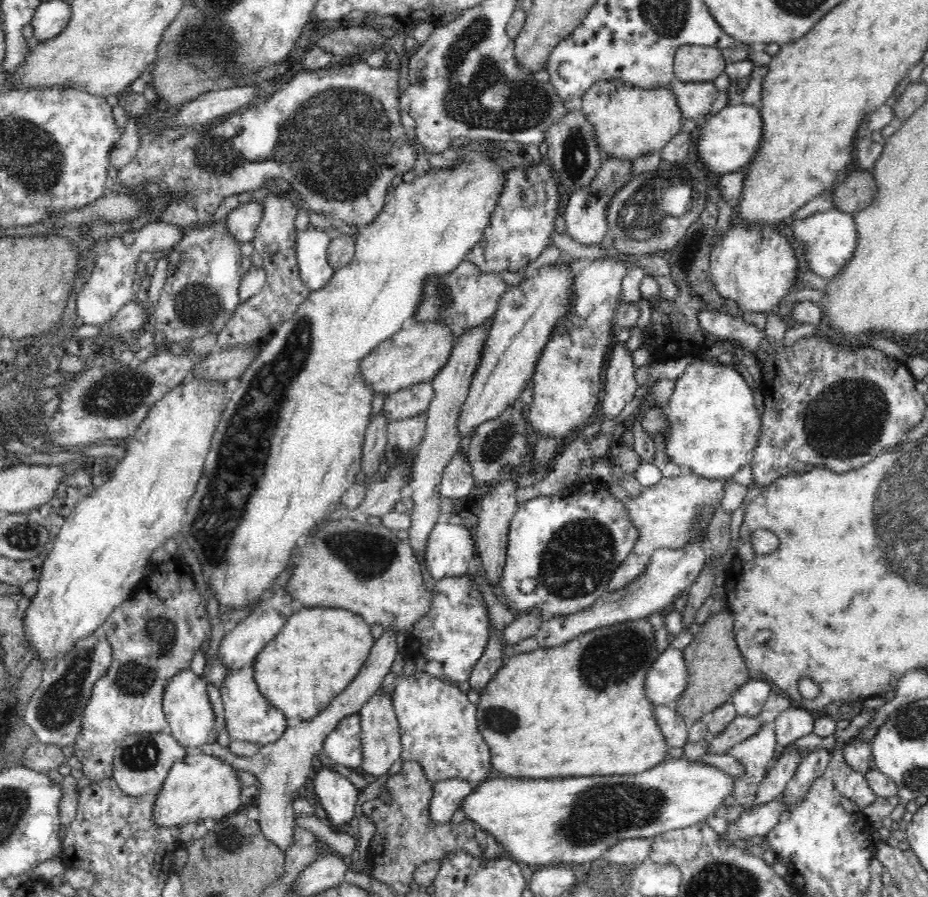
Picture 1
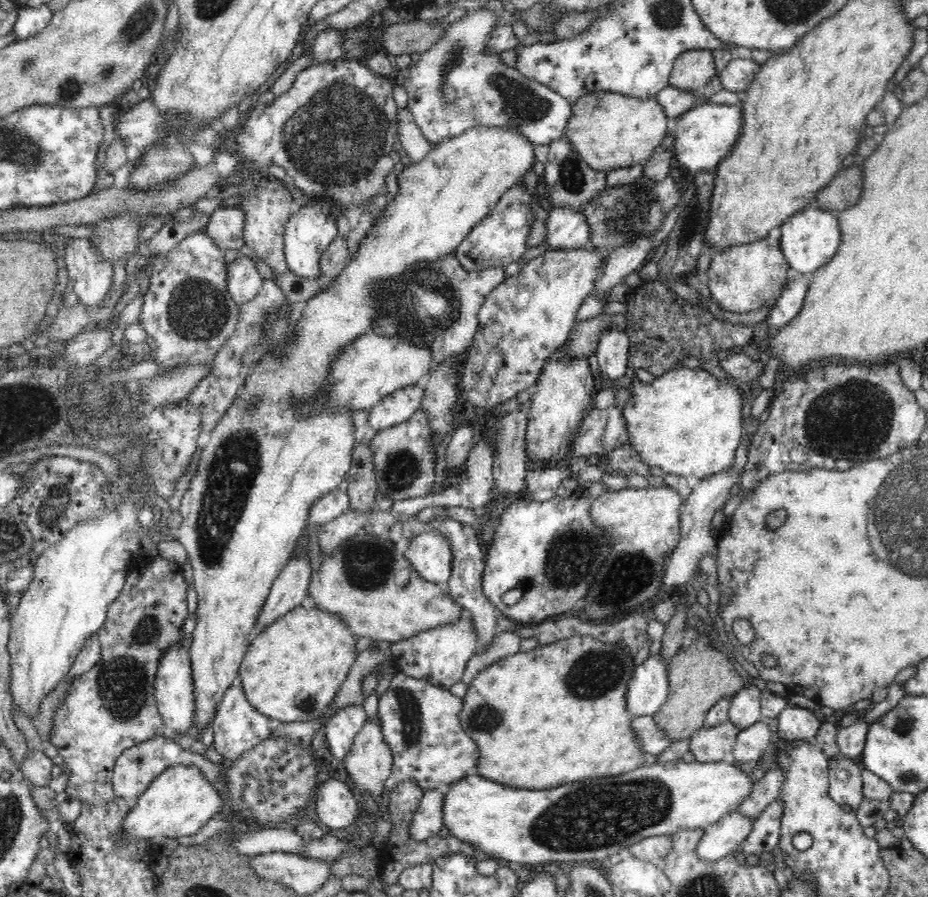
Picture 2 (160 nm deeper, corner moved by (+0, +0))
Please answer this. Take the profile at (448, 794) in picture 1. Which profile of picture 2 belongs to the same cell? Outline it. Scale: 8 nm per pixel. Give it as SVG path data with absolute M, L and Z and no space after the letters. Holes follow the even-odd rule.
M427 790L423 793L417 812L414 812L410 822L413 840L439 836L443 827L442 793L439 790Z

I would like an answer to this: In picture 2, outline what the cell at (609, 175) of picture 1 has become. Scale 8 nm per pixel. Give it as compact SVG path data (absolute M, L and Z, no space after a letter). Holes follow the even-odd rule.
M552 208L544 221L545 239L542 245L550 249L574 249L589 246L590 225L586 223L586 216L582 213L583 208Z

